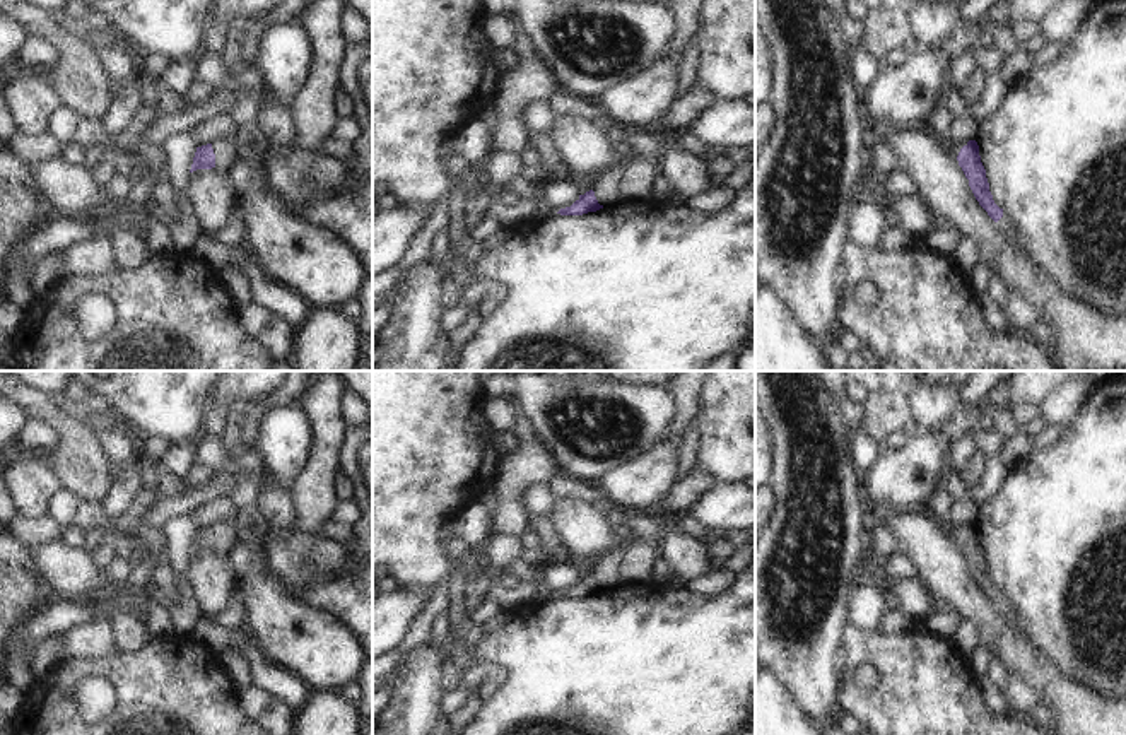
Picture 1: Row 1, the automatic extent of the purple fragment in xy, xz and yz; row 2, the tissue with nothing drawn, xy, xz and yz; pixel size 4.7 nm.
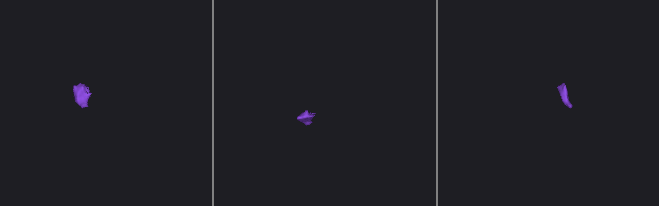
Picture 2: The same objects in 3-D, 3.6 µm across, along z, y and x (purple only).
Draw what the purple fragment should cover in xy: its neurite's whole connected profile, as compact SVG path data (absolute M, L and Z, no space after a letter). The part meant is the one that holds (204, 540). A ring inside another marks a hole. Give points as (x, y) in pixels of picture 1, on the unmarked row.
M231 521L196 530L190 556L196 552L238 554L236 528Z

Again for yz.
M950 523L945 525L952 538L959 544L965 561L969 562L969 569L979 585L979 588L988 595L988 598L1001 610L1006 617L1015 617L1018 614L1015 602L1000 591L993 578L989 574L989 566L986 561L986 552L981 545L979 528L976 523L953 526Z

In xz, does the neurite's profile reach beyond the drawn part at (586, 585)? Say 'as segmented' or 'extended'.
extended

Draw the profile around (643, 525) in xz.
M608 504L605 518L617 532L637 537L651 545L656 564L653 578L649 579L653 585L683 590L685 581L671 576L663 566L658 549L661 521L658 521L653 513L630 513Z

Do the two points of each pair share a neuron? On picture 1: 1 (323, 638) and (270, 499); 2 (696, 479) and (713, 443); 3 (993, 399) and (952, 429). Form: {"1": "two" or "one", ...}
{"1": "two", "2": "two", "3": "one"}

